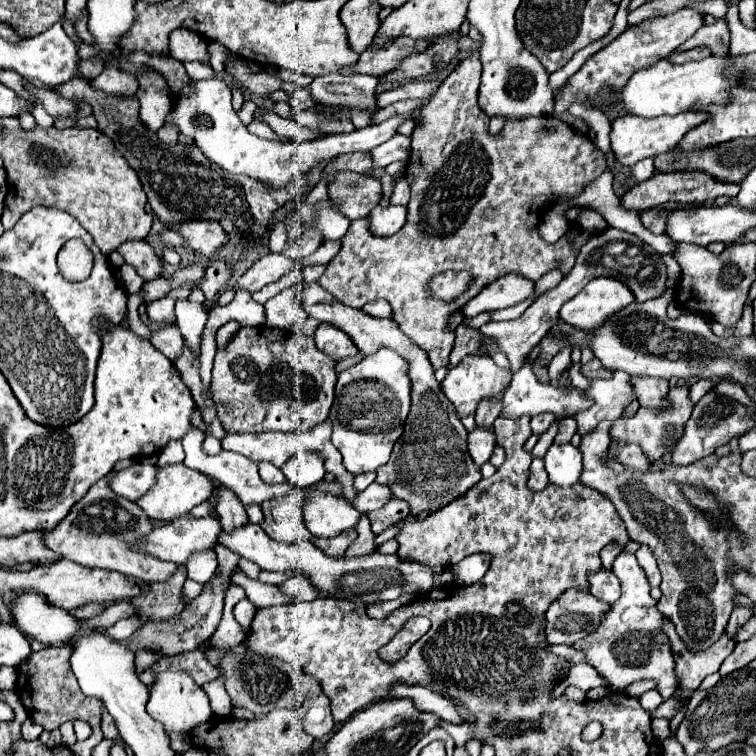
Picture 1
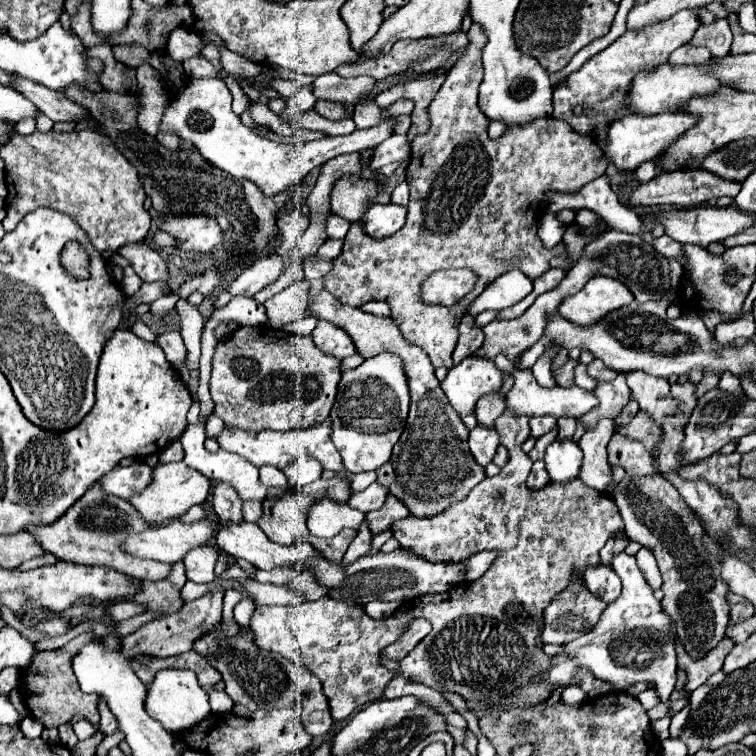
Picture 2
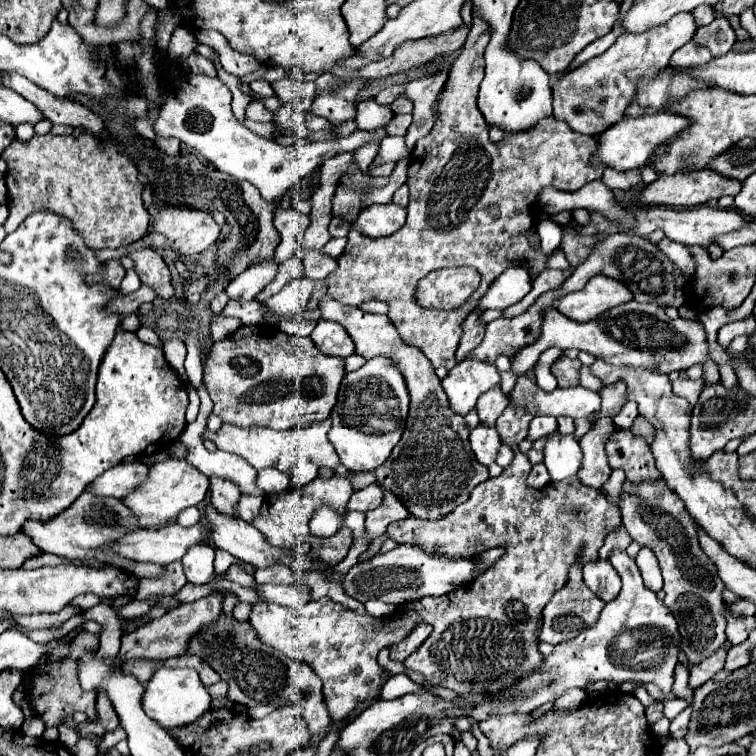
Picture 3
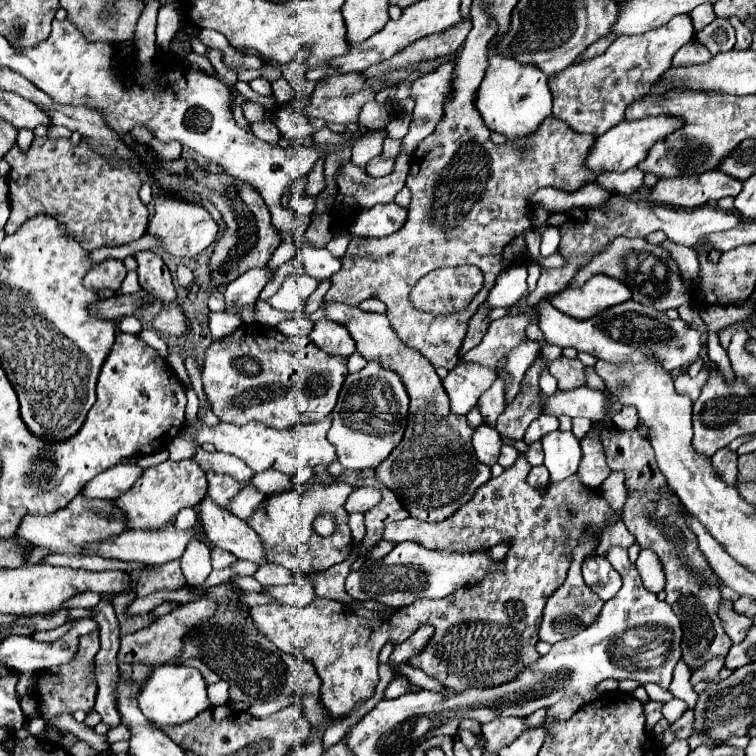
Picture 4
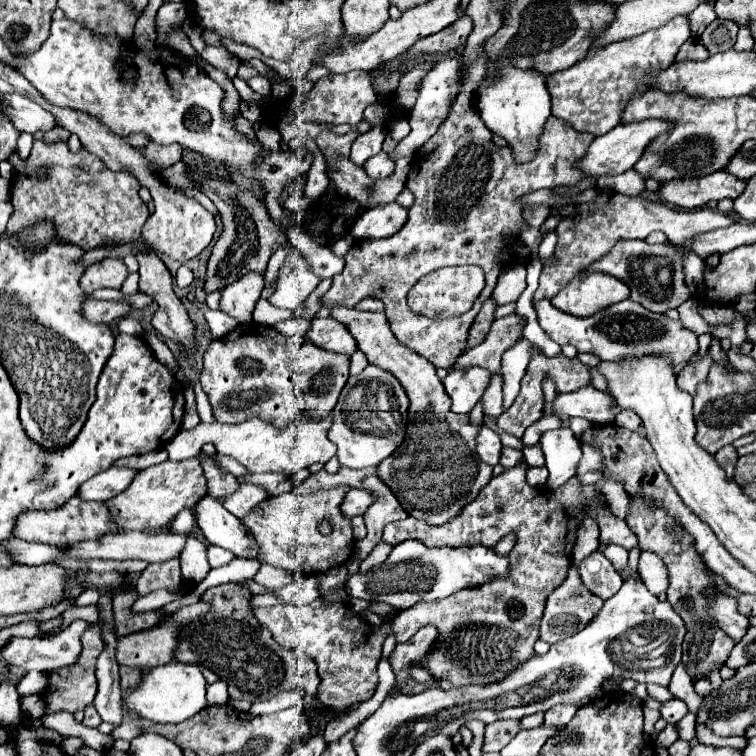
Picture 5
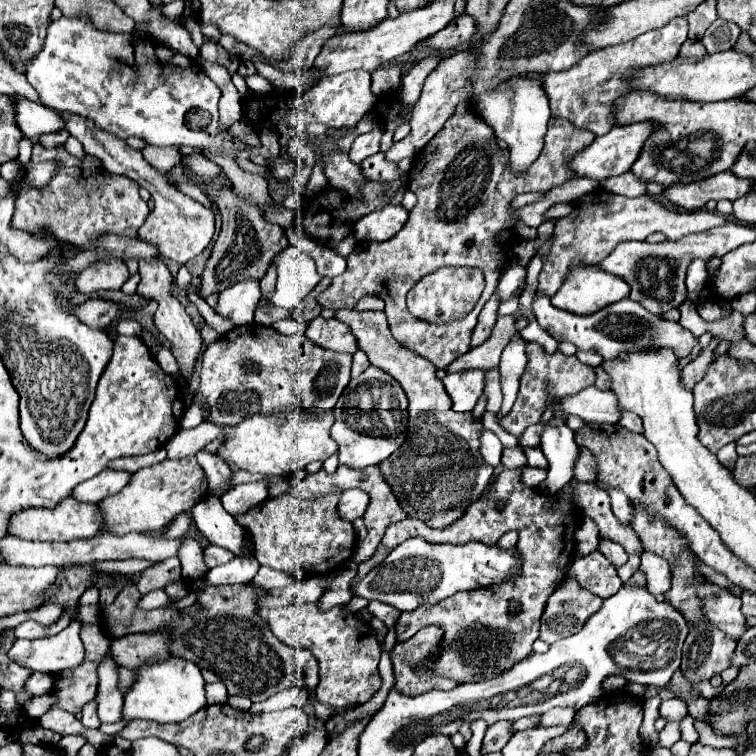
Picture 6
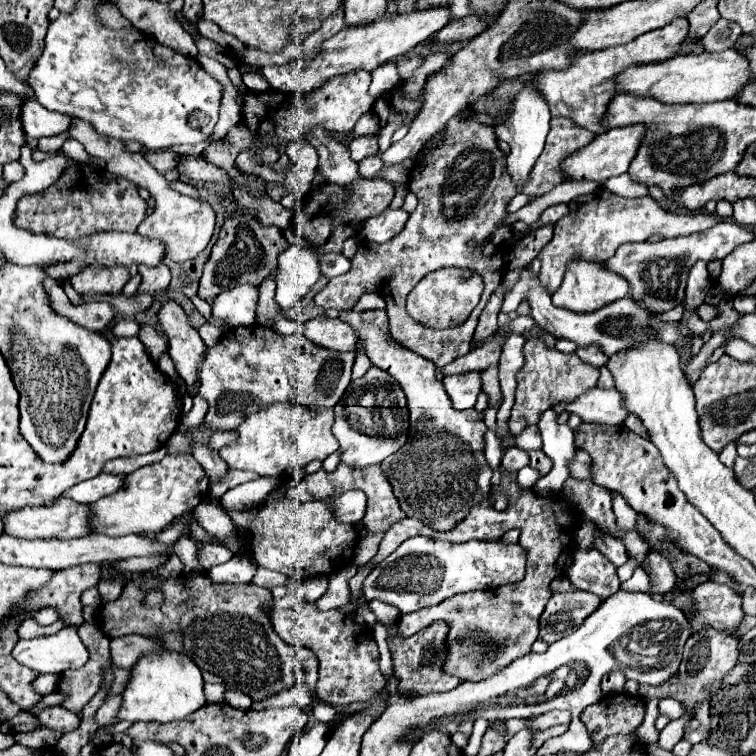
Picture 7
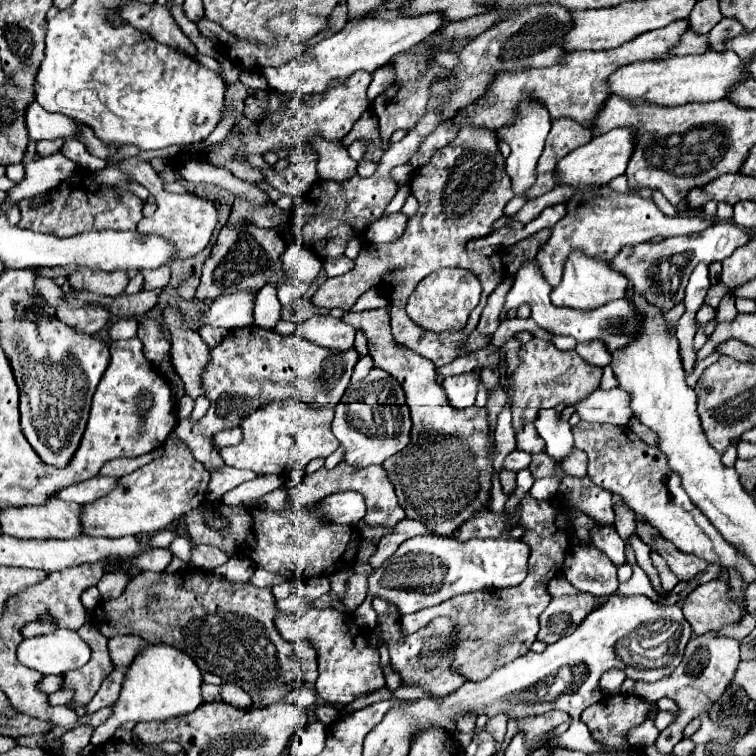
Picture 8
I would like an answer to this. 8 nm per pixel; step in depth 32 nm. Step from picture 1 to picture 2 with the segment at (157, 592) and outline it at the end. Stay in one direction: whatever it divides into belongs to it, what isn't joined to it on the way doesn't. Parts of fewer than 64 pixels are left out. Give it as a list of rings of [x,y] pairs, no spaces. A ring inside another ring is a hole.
[[[176,562],[170,576],[160,582],[144,582],[142,590],[134,596],[134,602],[144,604],[146,612],[158,612],[160,616],[178,612],[184,606],[180,590],[186,582],[184,564]]]

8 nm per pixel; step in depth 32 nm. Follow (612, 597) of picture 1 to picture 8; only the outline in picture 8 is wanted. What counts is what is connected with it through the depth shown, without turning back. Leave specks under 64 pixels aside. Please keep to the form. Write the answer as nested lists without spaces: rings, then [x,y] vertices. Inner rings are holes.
[[[578,546],[564,560],[566,580],[580,592],[610,596],[618,590],[616,566],[594,546]]]

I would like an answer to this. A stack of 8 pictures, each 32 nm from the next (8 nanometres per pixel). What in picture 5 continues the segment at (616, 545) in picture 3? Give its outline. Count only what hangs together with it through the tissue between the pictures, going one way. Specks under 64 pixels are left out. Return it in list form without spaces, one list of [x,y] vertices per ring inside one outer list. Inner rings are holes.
[[[604,510],[600,514],[598,526],[600,526],[600,546],[598,546],[598,552],[604,552],[604,548],[608,544],[620,544],[624,548],[638,546],[638,540],[632,534],[632,530],[626,526],[626,522],[620,520],[620,518],[616,518],[608,510]]]

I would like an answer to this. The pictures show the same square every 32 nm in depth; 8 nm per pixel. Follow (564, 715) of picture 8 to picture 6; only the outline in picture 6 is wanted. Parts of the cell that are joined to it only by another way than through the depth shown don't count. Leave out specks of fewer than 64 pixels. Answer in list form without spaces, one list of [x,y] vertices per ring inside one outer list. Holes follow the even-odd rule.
[[[552,708],[542,716],[540,726],[556,726],[556,724],[570,724],[574,720],[572,708]]]

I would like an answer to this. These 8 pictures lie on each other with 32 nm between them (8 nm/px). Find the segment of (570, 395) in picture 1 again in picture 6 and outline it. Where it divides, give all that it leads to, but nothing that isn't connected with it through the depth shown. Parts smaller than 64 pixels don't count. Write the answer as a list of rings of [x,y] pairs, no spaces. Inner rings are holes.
[[[594,386],[584,388],[584,392],[578,392],[576,396],[564,396],[564,400],[556,400],[556,406],[562,408],[566,416],[580,416],[588,424],[616,424],[620,418],[616,394],[610,390],[598,390]]]

